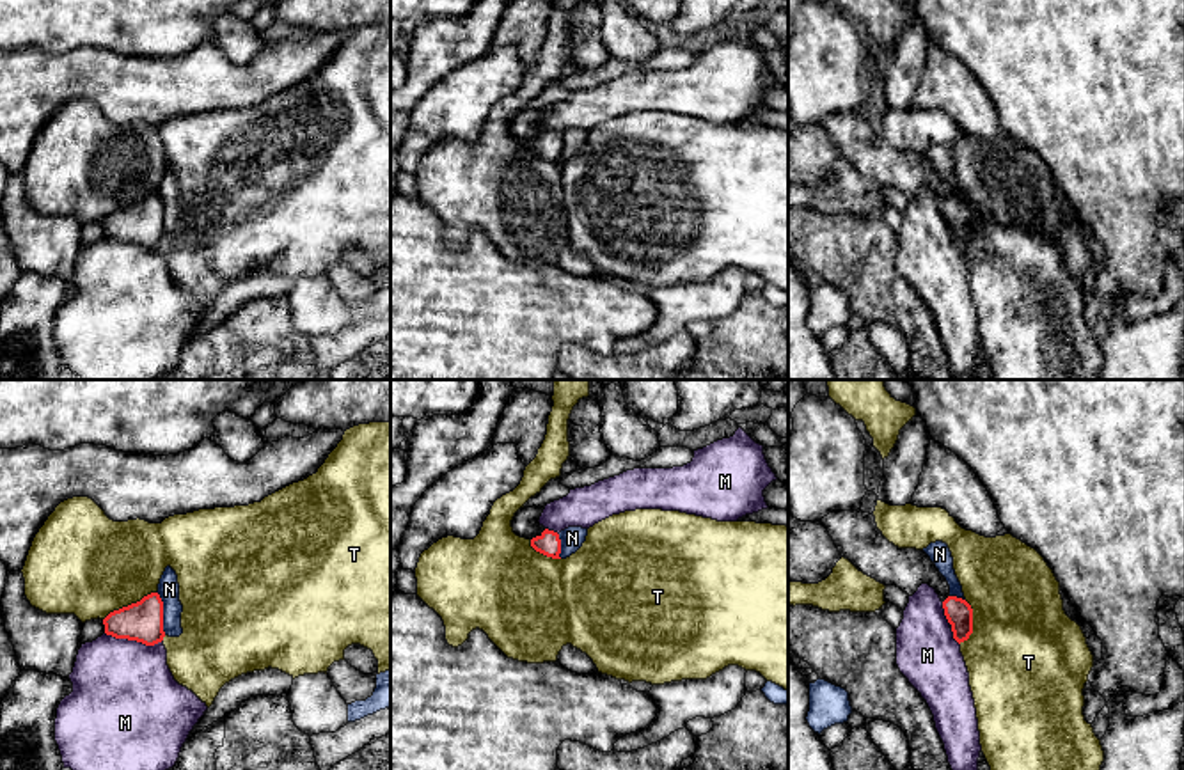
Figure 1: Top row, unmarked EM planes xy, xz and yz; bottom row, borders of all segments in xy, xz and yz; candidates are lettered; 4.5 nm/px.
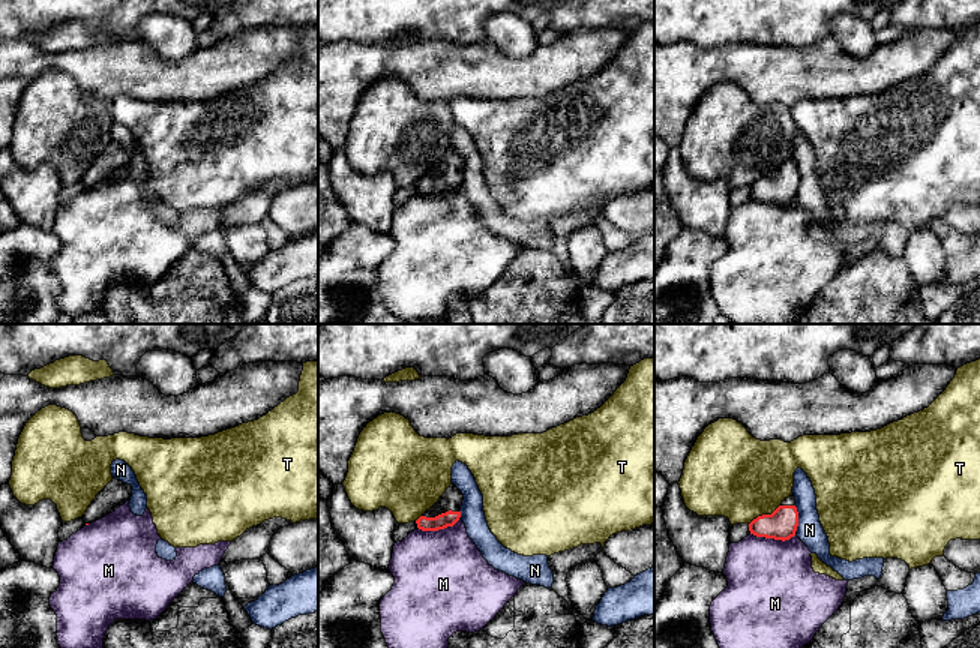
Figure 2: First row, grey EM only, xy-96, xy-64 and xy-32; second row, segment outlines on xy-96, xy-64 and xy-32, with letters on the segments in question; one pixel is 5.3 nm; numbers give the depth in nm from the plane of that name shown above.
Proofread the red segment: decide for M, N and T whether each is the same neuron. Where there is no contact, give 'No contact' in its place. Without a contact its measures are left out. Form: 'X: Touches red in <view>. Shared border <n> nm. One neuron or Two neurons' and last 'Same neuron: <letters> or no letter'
M: Touches red in xy. Shared border 260 nm. Two neurons
N: Touches red in xy. Shared border 200 nm. Two neurons
T: Touches red in xy. Shared border 280 nm. Two neurons
Same neuron: no letter

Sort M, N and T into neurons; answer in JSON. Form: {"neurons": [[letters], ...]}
{"neurons": [["M"], ["N"], ["T"]]}

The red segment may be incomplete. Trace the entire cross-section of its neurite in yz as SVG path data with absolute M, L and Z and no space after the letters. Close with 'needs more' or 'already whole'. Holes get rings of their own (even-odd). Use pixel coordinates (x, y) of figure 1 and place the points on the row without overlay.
M861 112L833 114L820 124L841 160L849 161L864 177L884 188L896 188L909 199L921 186L934 190L951 227L953 241L959 247L969 241L973 236L971 208L950 197L946 181L923 153L895 149L877 131L875 119Z; needs more

